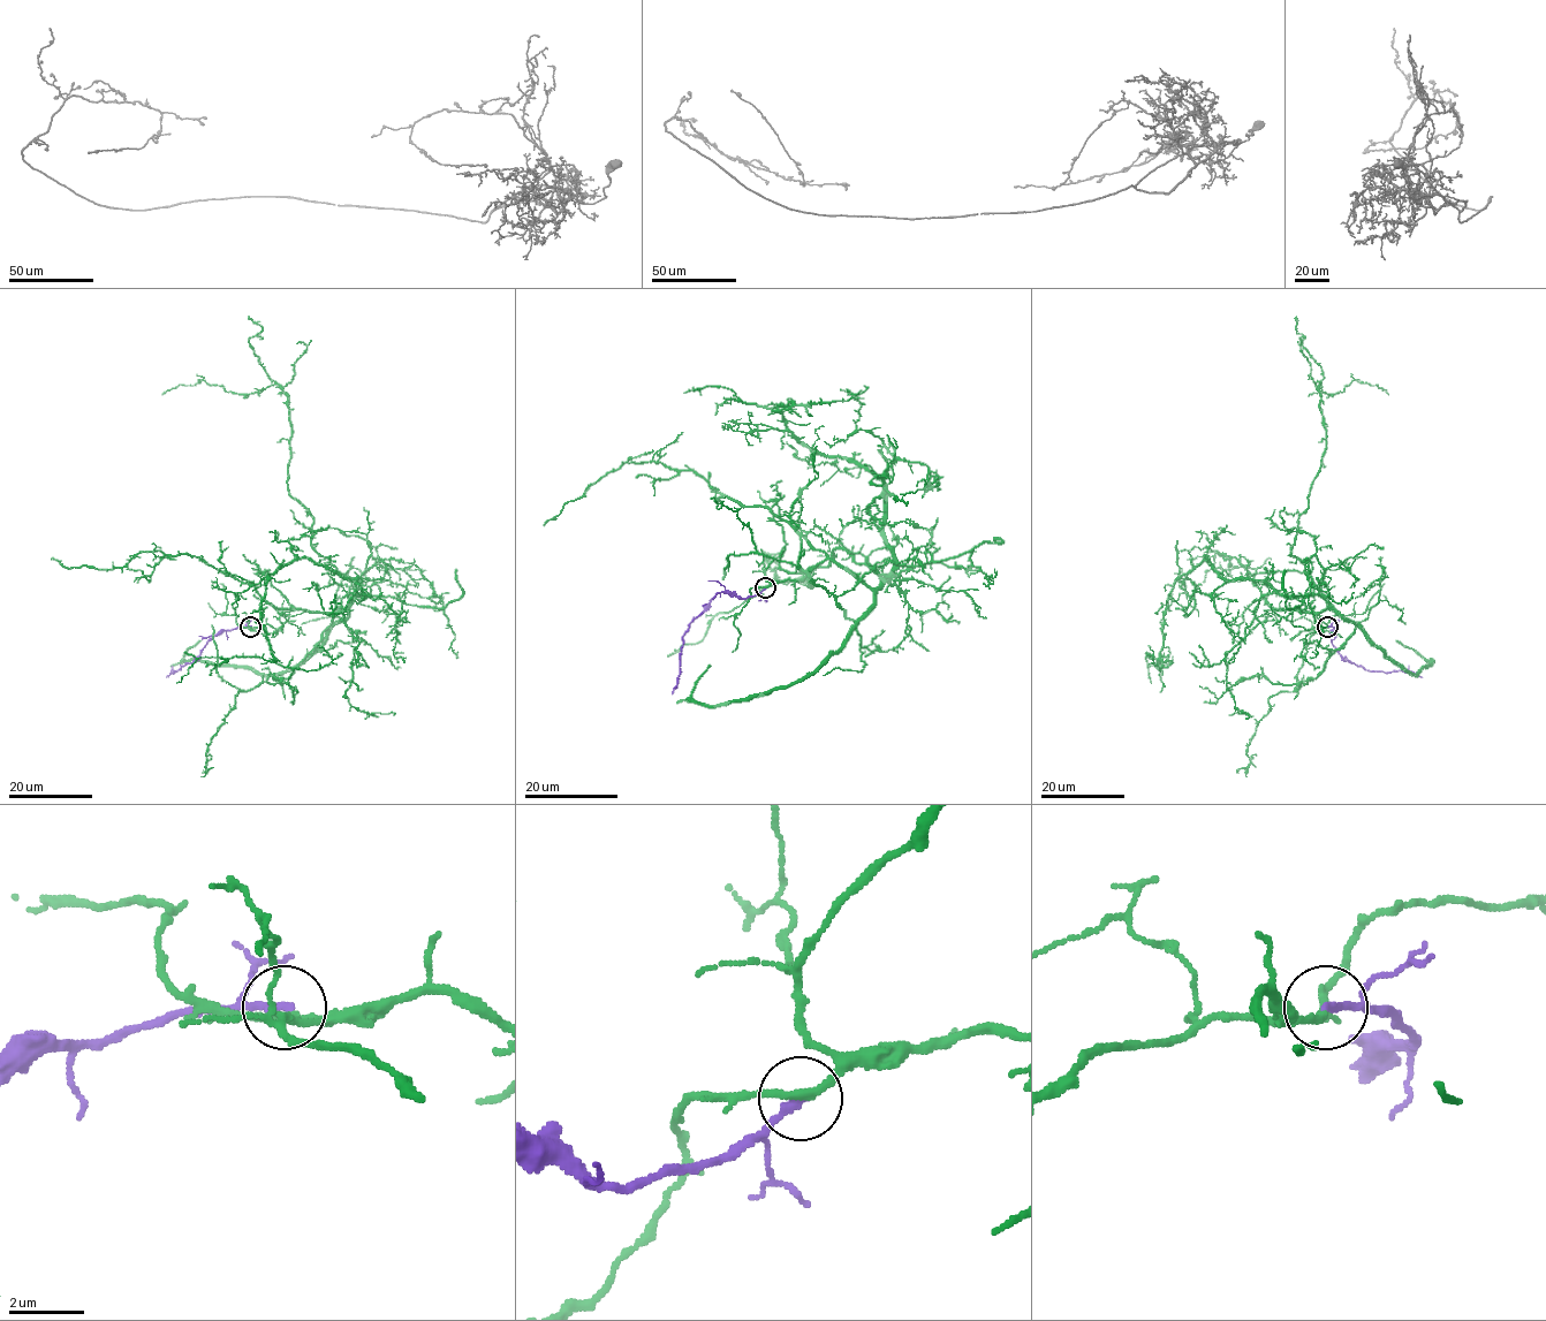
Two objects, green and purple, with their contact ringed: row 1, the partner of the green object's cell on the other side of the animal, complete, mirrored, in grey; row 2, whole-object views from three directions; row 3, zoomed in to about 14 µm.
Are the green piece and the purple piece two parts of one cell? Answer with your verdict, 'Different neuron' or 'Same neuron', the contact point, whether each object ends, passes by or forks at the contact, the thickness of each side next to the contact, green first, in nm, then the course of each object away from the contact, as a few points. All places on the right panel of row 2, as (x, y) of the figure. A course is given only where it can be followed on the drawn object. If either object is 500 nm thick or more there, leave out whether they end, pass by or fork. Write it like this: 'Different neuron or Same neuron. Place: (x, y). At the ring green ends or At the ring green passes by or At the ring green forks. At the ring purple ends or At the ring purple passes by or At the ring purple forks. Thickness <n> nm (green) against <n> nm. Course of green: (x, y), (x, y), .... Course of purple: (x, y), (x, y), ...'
Different neuron. Place: (1327, 627). At the ring green passes by. At the ring purple ends. Thickness 200 nm (green) against 200 nm. Course of green: (1326, 627), (1302, 610), (1326, 608), (1318, 596), (1225, 579), (1207, 559), (1174, 585), (1151, 683). Course of purple: (1326, 627), (1336, 629), (1331, 642), (1344, 658), (1359, 667), (1371, 672), (1412, 672), (1422, 677)

